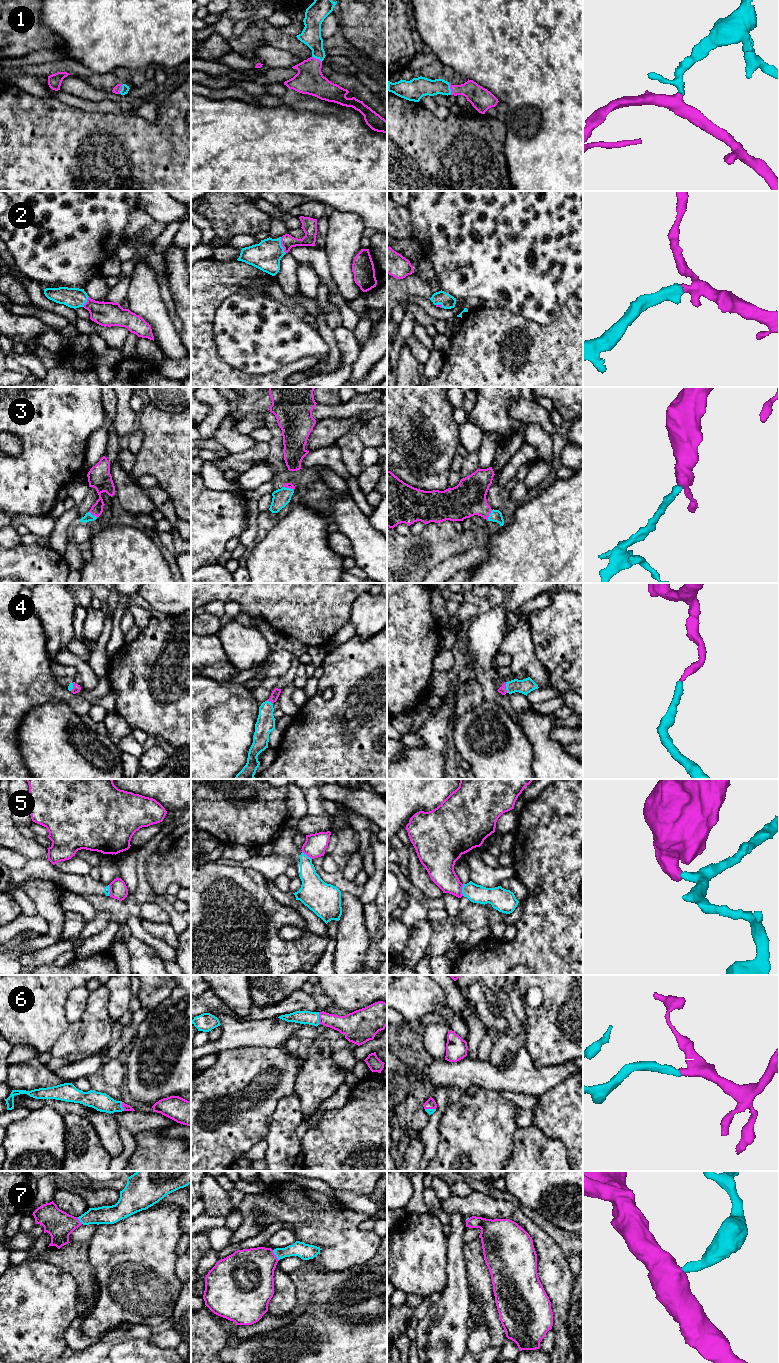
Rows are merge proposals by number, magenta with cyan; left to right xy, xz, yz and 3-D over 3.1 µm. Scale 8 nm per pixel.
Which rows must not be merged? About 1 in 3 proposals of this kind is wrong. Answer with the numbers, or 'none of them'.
5

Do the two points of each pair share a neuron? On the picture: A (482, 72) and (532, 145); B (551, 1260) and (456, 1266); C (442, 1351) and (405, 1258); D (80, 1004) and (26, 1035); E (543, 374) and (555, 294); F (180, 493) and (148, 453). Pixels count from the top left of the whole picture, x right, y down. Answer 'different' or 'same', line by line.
A: same
B: different
C: different
D: different
E: different
F: same

